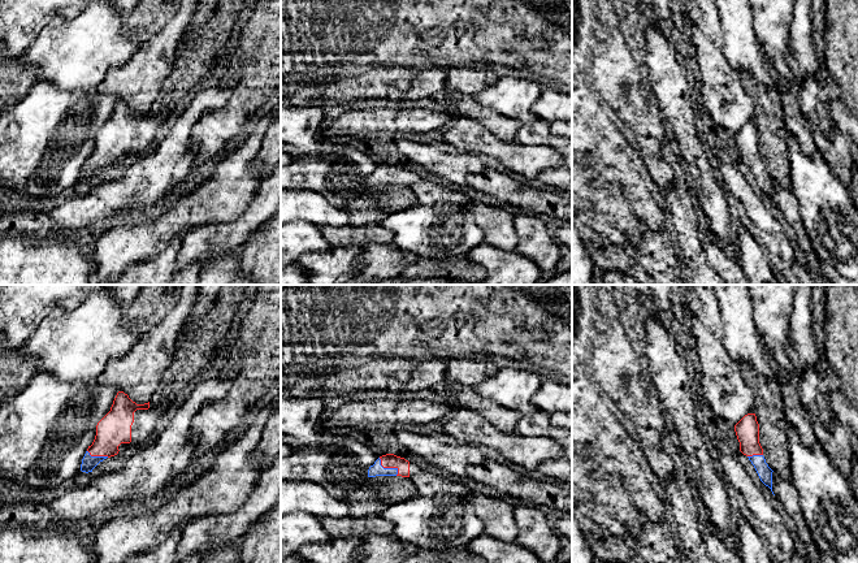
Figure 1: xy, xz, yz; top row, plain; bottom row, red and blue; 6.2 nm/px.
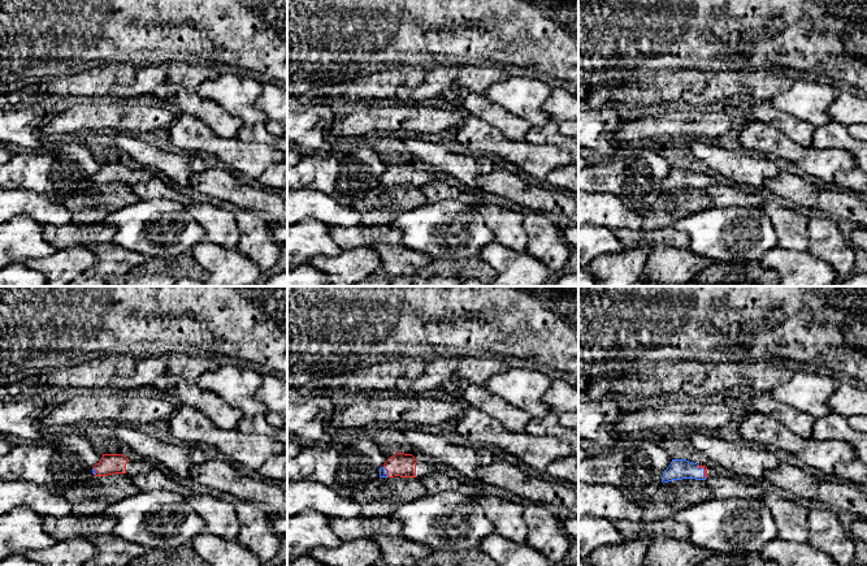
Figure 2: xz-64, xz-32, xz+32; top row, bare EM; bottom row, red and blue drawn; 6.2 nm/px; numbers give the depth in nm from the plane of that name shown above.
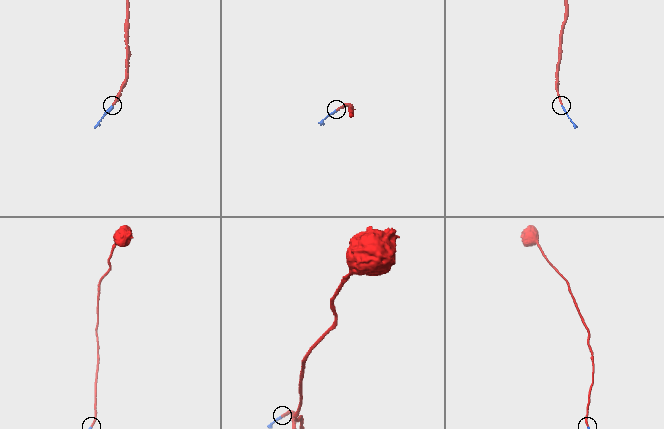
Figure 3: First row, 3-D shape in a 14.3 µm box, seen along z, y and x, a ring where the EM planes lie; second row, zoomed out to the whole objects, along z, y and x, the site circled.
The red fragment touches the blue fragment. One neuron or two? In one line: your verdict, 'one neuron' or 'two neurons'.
one neuron

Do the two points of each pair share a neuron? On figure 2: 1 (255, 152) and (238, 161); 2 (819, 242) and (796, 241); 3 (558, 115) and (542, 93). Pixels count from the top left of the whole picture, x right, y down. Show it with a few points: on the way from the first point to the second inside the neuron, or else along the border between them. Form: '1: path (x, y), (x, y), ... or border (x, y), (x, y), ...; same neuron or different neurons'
1: path (251, 156), (242, 158); same neuron
2: border (810, 220), (807, 251); different neurons
3: border (553, 89), (543, 104), (543, 109), (551, 120); different neurons

